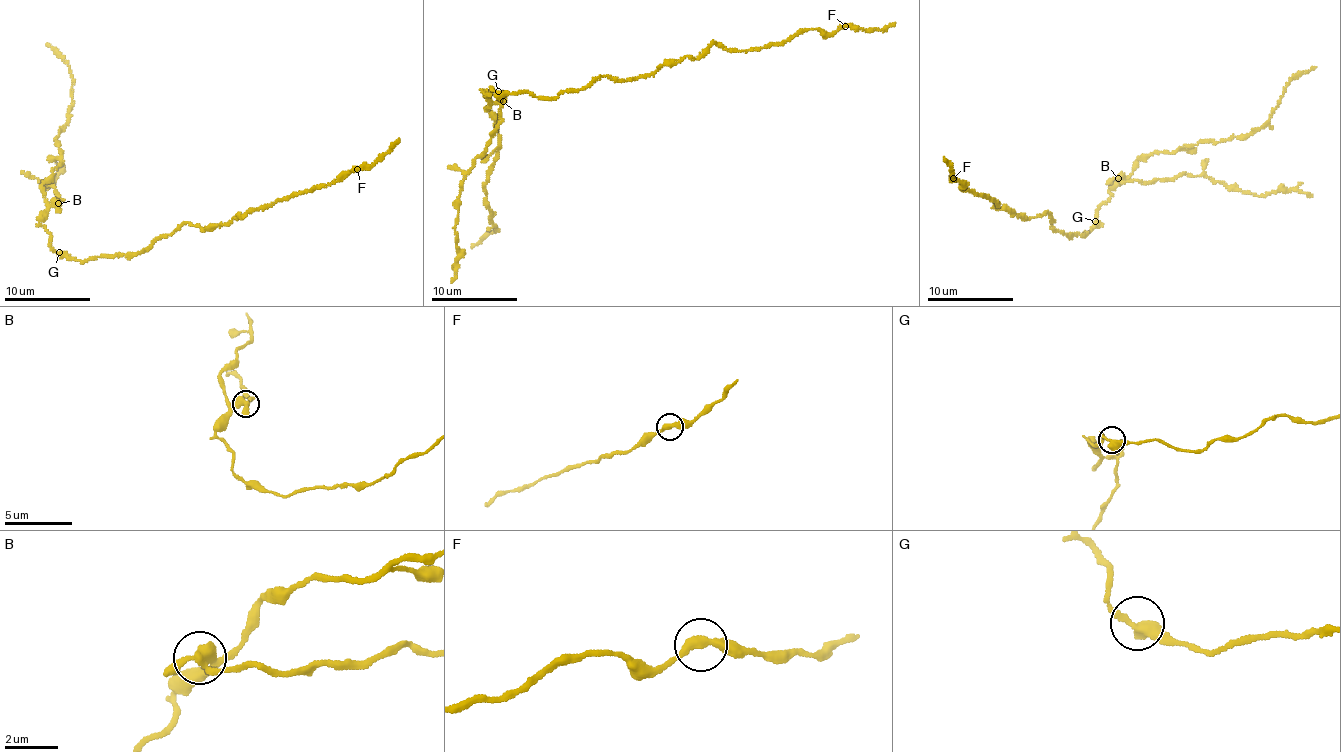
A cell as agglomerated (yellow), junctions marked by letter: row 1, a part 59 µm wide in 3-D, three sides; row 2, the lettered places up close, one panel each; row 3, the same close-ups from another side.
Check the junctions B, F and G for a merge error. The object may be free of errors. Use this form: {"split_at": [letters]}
{"split_at": ["B"]}

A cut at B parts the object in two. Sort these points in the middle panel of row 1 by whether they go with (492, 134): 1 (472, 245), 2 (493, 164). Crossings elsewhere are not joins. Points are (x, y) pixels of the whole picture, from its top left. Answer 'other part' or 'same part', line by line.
1: other part
2: other part

